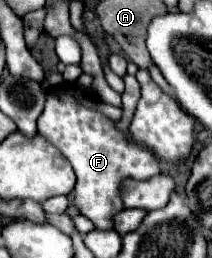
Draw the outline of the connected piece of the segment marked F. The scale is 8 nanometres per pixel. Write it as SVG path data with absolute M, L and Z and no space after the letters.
M60 85L48 93L46 107L38 117L38 133L52 141L72 163L78 179L74 187L76 207L82 215L94 221L96 229L114 229L114 215L124 209L120 183L126 177L146 181L160 175L158 159L152 155L150 149L130 141L116 129L114 121L106 119L102 113L76 103L68 85Z

